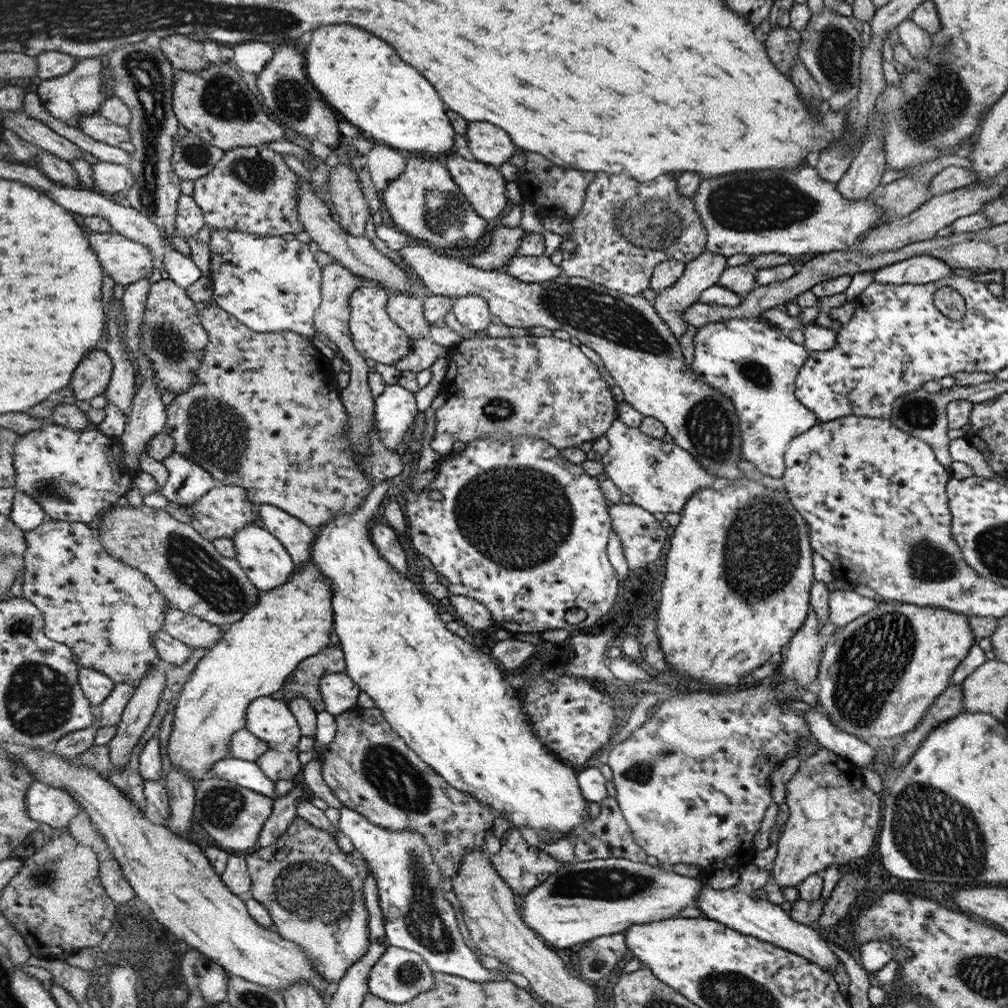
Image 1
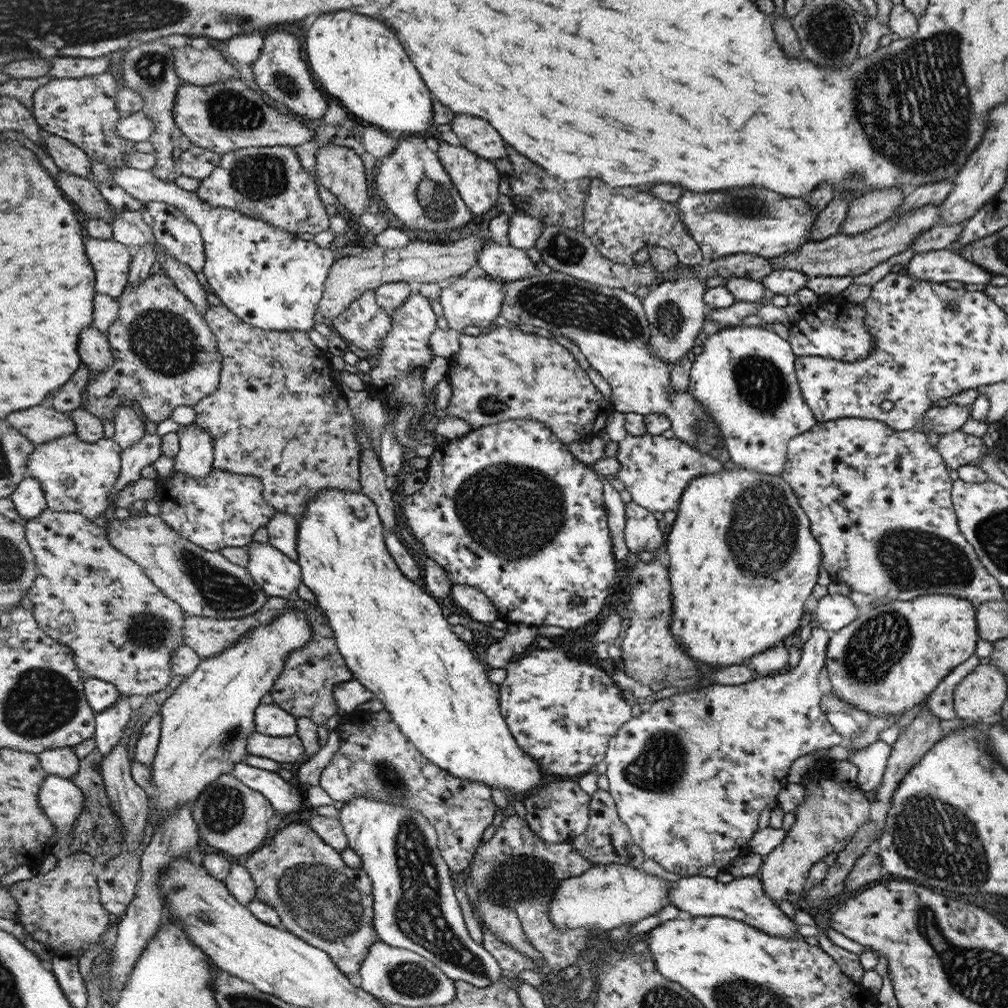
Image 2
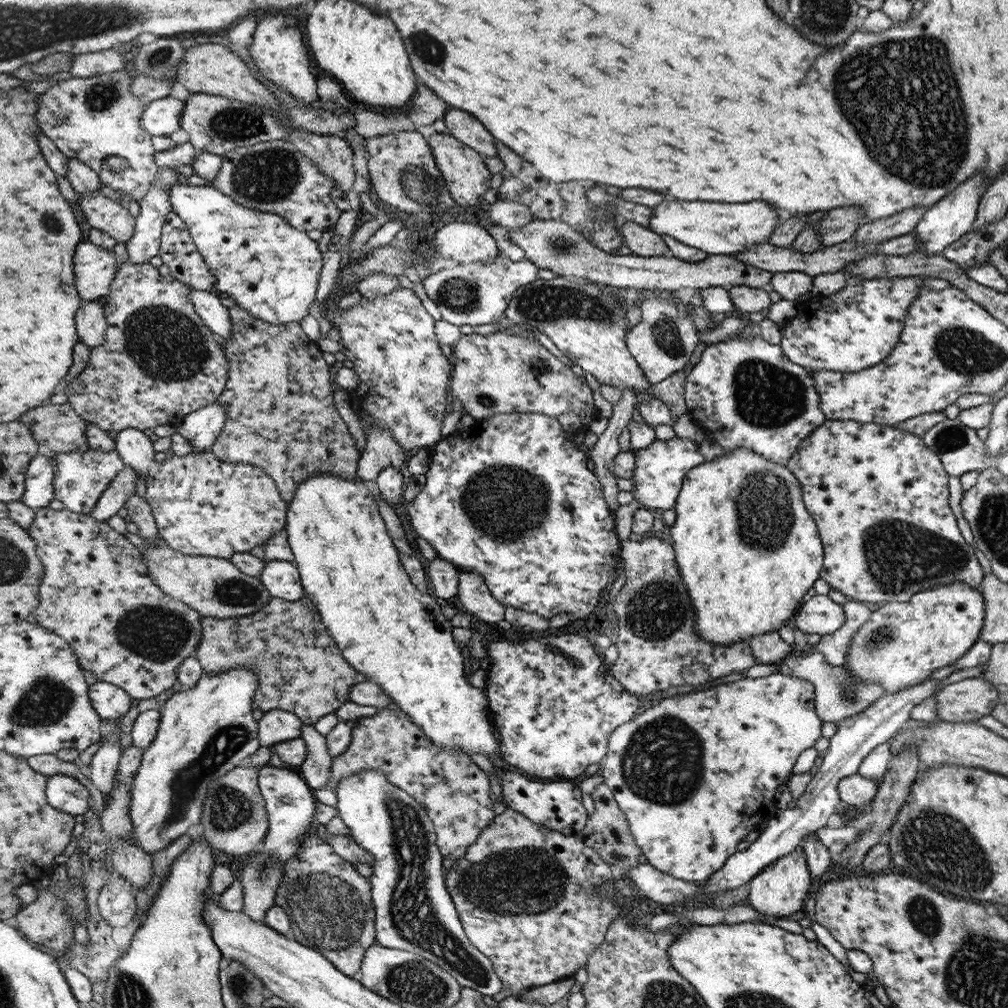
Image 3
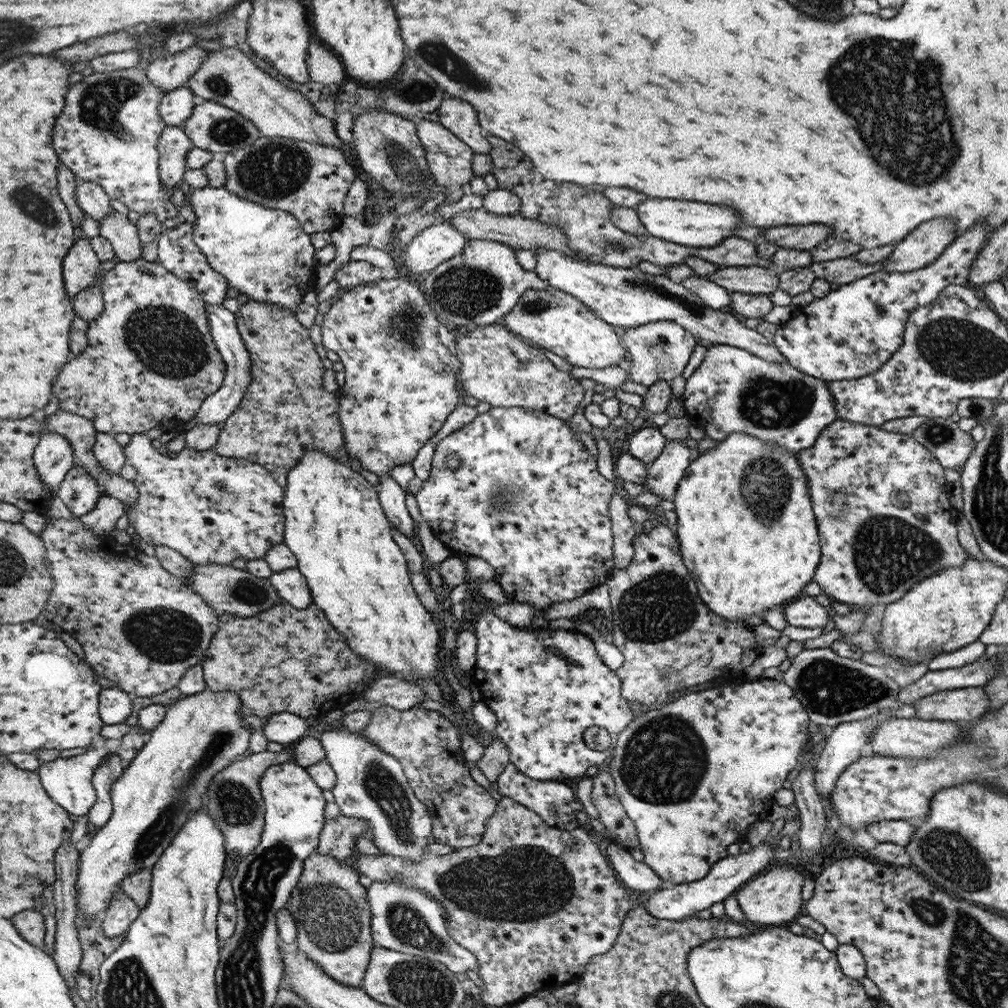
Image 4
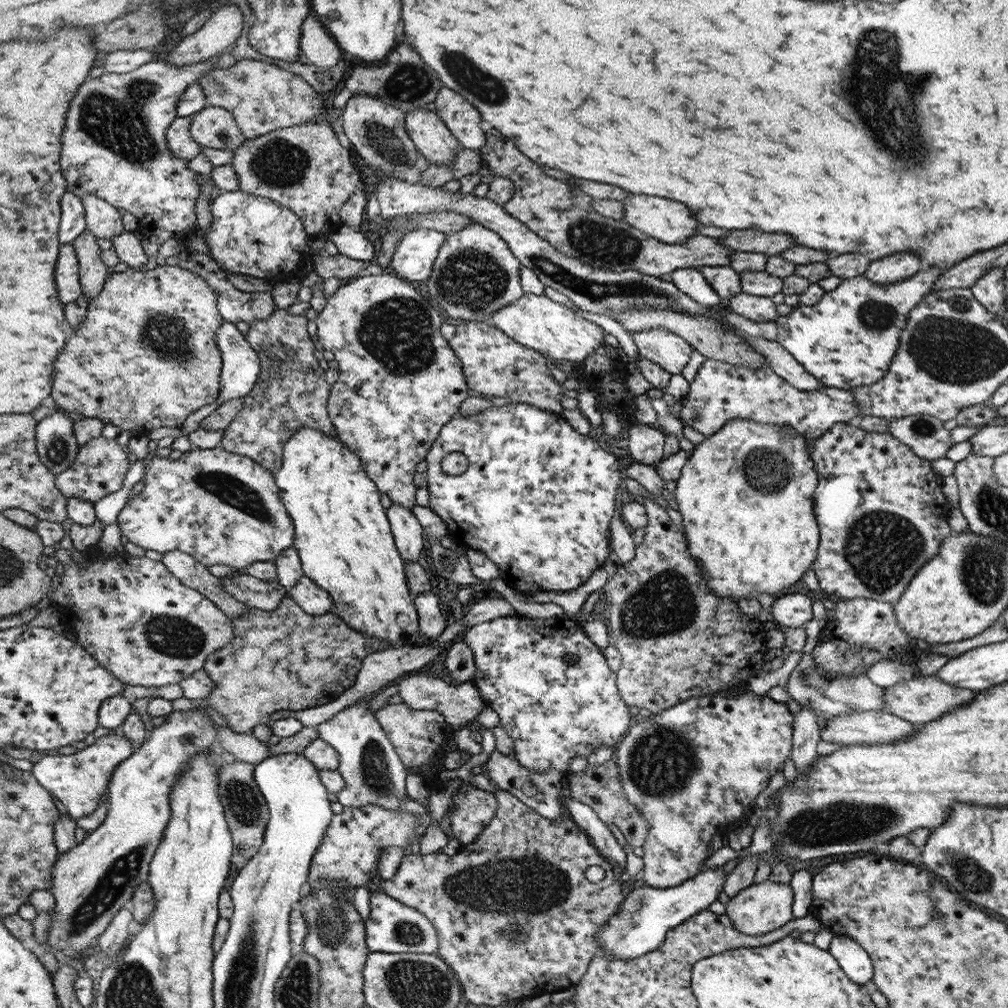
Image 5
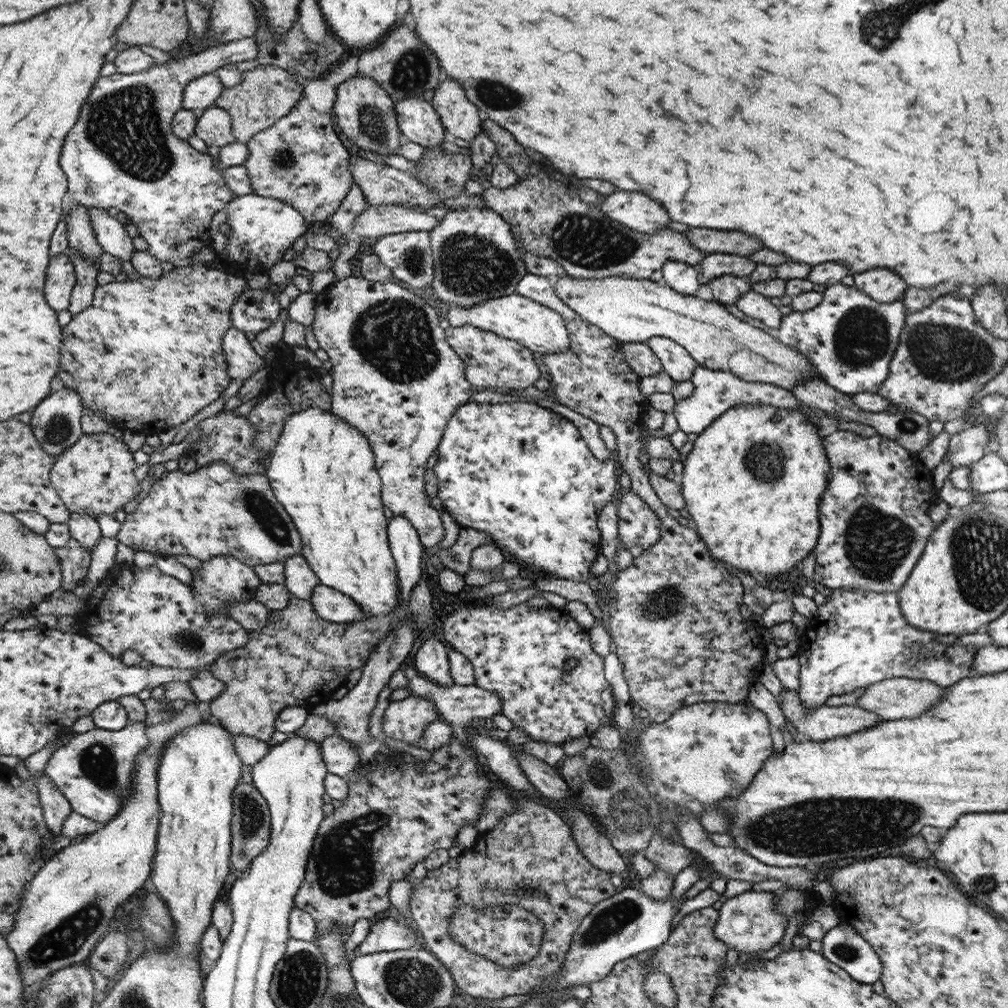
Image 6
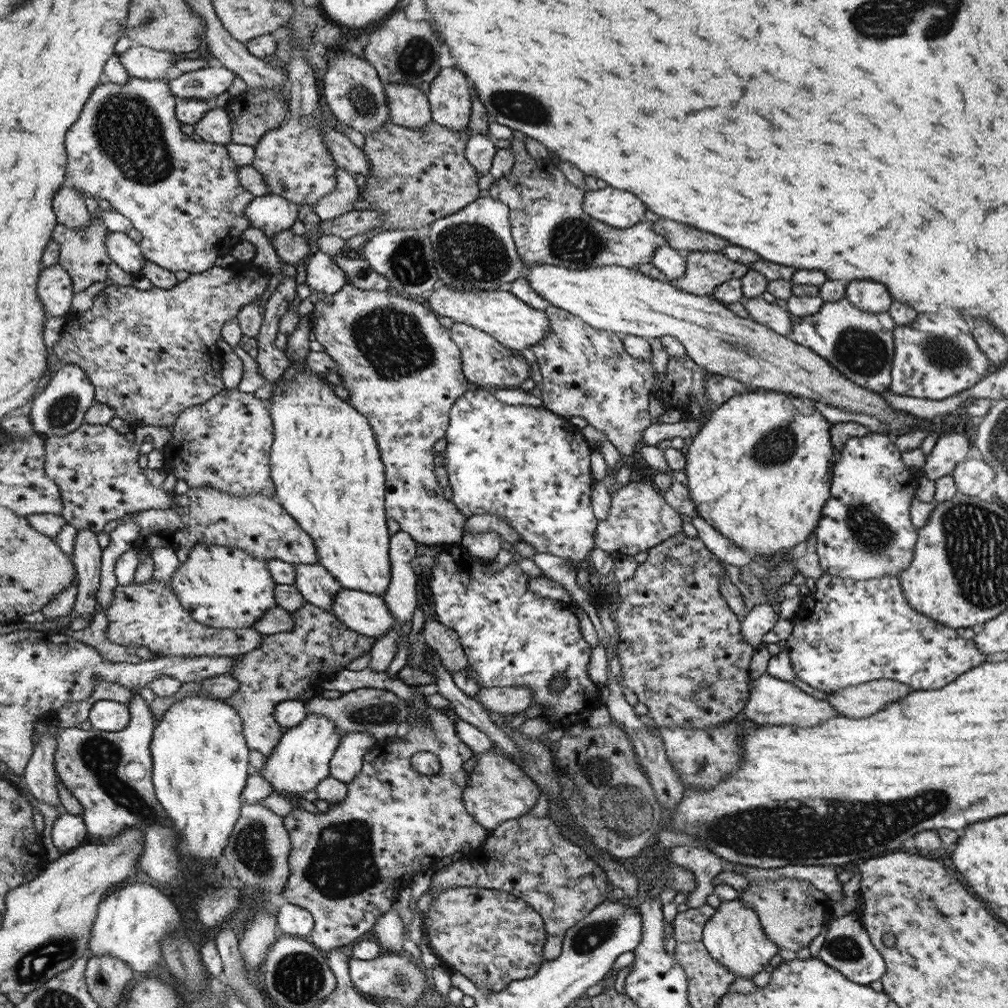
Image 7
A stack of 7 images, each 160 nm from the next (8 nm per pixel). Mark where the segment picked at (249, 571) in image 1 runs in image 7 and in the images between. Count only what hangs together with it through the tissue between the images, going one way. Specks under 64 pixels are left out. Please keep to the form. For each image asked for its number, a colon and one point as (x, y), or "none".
2: (279, 576)
3: (282, 578)
4: (291, 584)
5: (313, 598)
6: (333, 605)
7: (368, 614)

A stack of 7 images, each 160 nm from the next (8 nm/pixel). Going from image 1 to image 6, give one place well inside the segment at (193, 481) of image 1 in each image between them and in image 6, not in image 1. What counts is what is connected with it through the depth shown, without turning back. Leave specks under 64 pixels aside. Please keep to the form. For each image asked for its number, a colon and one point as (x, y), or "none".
2: (195, 456)
3: (201, 429)
4: (216, 408)
5: (242, 368)
6: (244, 361)

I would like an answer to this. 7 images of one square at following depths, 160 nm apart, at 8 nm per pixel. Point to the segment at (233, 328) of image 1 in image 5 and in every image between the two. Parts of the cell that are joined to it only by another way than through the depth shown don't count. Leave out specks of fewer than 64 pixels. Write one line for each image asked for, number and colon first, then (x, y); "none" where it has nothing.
2: (278, 414)
3: (280, 416)
4: (285, 412)
5: (290, 393)

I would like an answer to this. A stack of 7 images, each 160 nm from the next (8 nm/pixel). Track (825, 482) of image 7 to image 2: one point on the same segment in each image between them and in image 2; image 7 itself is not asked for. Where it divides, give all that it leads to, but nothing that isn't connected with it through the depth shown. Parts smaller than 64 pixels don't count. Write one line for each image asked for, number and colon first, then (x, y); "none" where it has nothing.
2: (742, 561)
3: (748, 550)
4: (748, 535)
5: (746, 494)
6: (752, 482)

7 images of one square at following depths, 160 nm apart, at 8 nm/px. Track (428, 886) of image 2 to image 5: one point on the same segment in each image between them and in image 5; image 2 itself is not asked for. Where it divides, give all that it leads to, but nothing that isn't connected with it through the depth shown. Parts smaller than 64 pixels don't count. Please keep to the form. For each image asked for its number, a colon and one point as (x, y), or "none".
3: (415, 912)
4: (371, 785)
5: (374, 773)

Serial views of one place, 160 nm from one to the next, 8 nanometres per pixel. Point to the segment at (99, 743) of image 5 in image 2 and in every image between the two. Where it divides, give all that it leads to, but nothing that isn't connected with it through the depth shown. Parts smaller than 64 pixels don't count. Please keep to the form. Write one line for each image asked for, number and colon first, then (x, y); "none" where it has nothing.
2: (62, 800)
3: (66, 793)
4: (68, 781)

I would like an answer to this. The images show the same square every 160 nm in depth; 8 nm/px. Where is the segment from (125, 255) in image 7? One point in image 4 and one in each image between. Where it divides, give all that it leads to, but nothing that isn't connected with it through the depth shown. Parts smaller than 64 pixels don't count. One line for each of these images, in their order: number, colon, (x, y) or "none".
4: (91, 198)
5: (103, 220)
6: (112, 236)

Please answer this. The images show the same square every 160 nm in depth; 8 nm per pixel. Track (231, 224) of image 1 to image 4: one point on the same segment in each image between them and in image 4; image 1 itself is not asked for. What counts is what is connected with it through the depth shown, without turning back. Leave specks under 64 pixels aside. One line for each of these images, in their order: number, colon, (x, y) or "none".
2: (269, 183)
3: (275, 176)
4: (310, 180)

